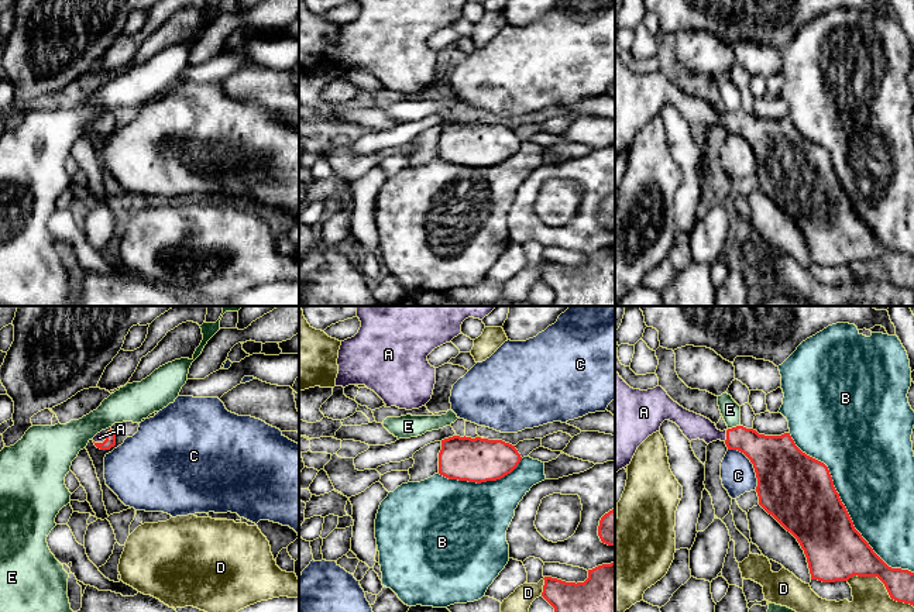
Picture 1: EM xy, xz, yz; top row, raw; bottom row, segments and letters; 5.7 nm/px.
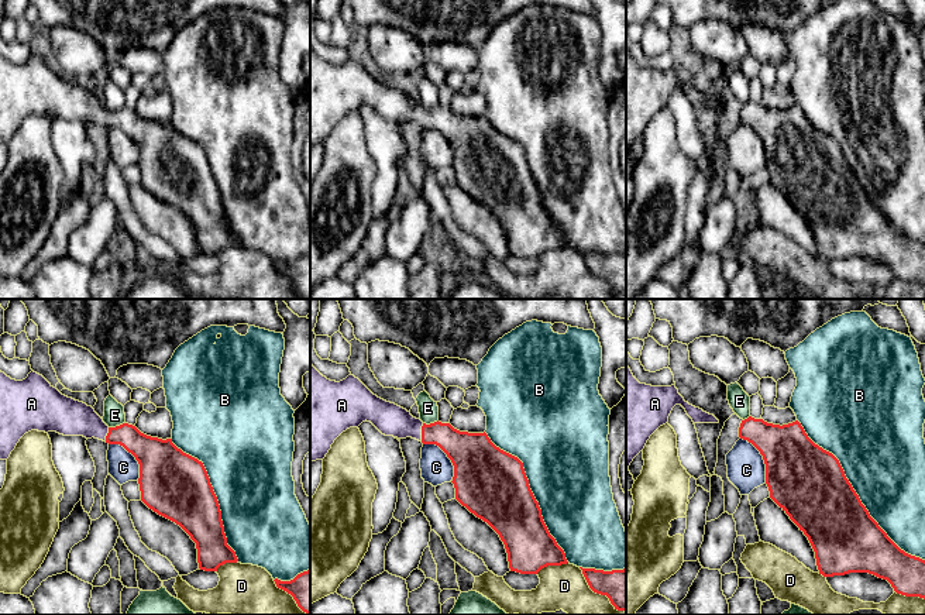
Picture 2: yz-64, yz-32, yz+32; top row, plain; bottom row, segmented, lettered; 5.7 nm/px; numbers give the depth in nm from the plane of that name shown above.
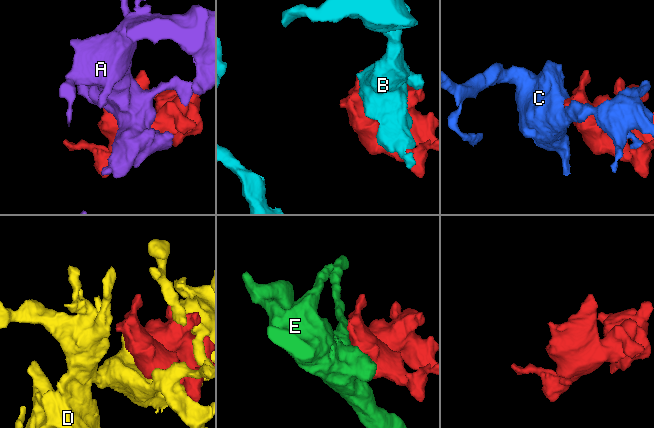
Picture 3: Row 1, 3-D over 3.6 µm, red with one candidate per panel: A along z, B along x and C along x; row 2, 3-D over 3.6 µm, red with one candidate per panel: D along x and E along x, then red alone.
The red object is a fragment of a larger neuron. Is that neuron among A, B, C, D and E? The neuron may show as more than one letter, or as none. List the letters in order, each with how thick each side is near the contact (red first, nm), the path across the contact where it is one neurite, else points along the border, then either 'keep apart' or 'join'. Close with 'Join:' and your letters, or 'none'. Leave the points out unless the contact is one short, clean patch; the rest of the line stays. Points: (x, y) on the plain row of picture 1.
A: 60/60 nm | across xy (110, 120), (105, 124), (99, 121) | join
B: 380/460 nm | keep apart
C: 380/200 nm | keep apart
D: 240/220 nm | keep apart
E: 200/110 nm | along yz (739, 109), (728, 113) | keep apart
Join: A

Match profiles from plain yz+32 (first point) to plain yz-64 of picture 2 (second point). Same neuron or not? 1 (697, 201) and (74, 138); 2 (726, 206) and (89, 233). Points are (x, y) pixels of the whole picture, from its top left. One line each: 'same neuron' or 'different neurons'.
1: same neuron
2: same neuron

